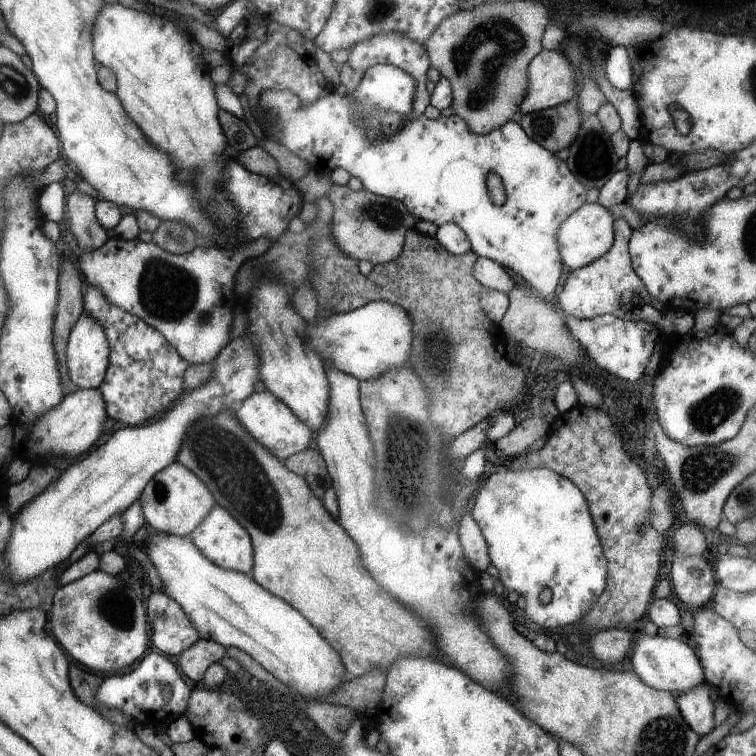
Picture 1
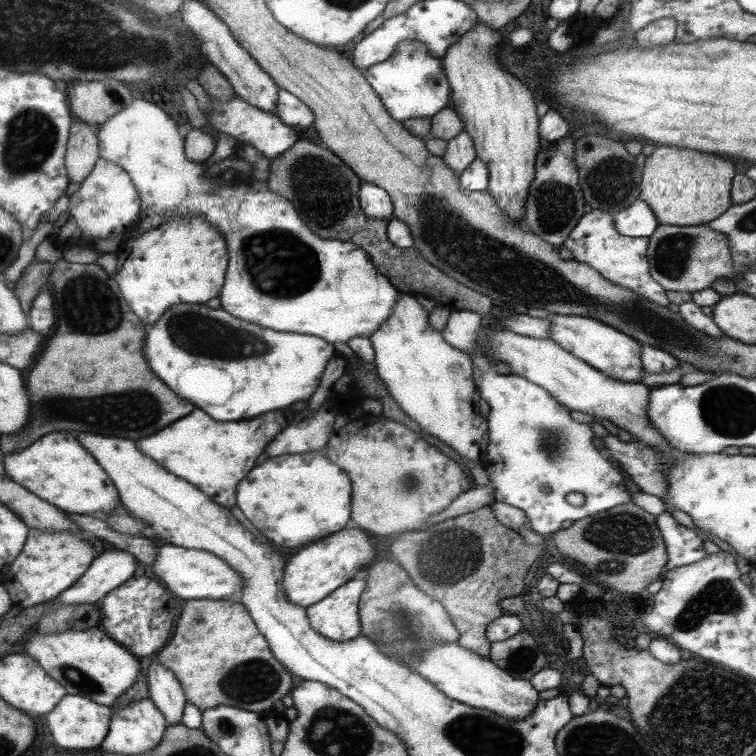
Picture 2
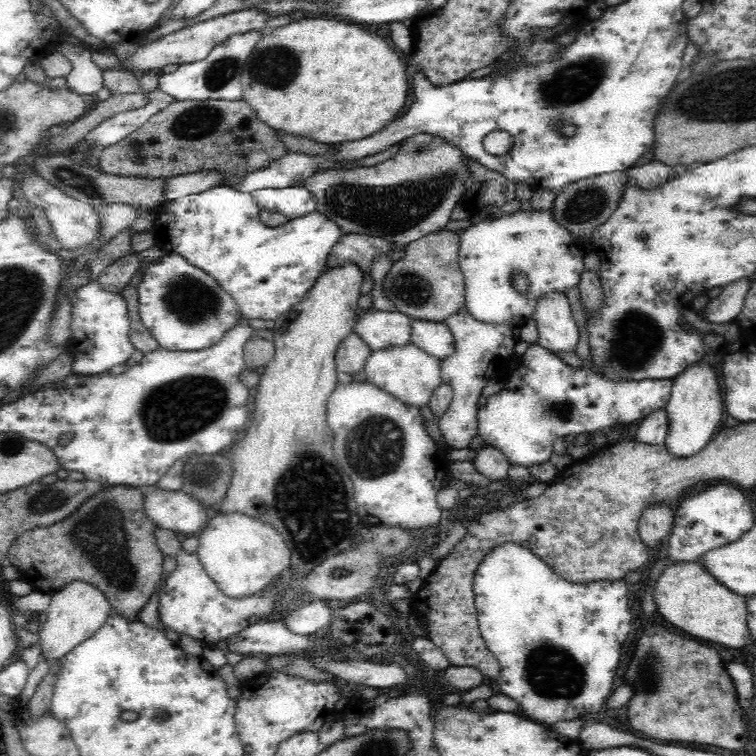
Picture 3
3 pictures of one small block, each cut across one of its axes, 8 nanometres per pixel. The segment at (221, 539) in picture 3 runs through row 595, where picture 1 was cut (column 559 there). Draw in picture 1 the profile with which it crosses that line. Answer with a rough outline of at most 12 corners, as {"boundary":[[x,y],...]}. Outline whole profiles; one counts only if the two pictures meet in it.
{"boundary":[[585,202],[559,222],[553,240],[569,270],[613,244],[611,214]]}

